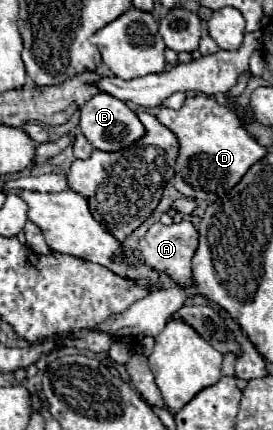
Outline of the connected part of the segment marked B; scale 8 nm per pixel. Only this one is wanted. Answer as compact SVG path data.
M97 93L81 107L79 127L81 127L83 135L87 137L87 141L93 145L93 149L107 151L107 153L121 151L145 135L145 127L137 119L135 111L131 111L123 101L119 101L117 97L113 97L109 93Z

